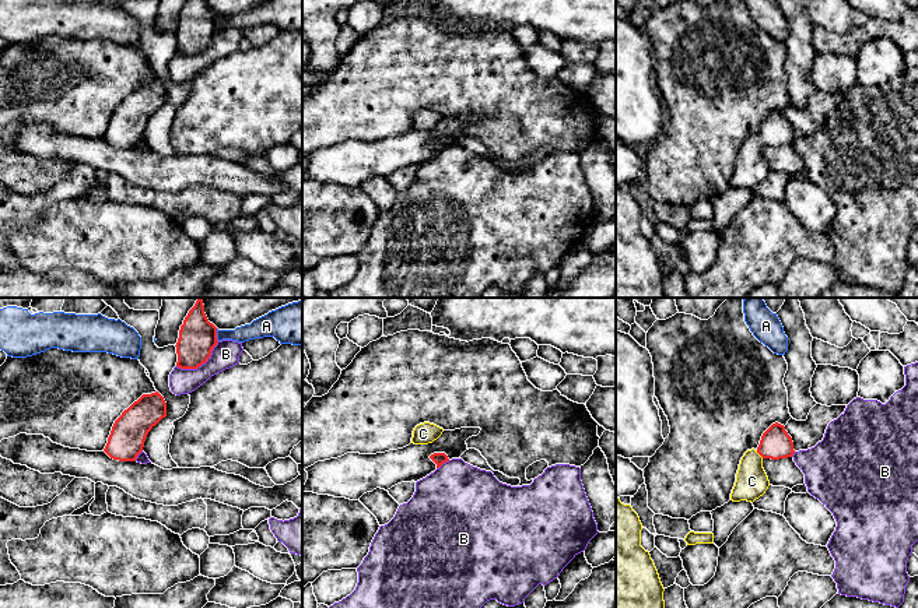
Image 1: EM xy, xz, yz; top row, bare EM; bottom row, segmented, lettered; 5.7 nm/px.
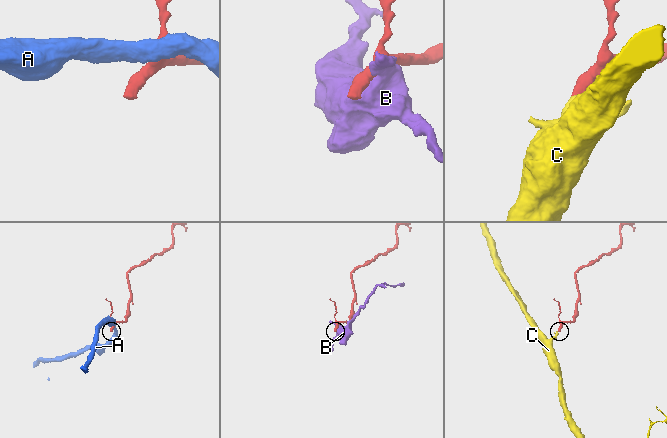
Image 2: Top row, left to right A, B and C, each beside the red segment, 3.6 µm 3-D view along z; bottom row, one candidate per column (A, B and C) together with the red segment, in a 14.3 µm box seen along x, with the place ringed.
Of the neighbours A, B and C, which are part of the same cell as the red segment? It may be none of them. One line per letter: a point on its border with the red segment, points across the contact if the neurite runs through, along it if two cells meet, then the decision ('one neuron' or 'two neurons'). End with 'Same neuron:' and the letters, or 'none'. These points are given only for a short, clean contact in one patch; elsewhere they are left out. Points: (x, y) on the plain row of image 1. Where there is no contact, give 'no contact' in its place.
A: contact xy (216, 21); two neurons
B: contact xy (200, 52); two neurons
C: contact yz (760, 141); way yz (775, 130), (760, 141), (752, 150), (752, 168); one neuron
Same neuron: C

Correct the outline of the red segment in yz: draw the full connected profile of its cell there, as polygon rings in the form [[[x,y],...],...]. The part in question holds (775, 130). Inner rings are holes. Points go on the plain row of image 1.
[[[778,109],[772,110],[763,120],[758,134],[747,137],[742,144],[730,187],[753,190],[763,183],[770,173],[768,164],[763,155],[763,147],[786,145],[792,144],[793,140],[793,129],[785,113]]]

